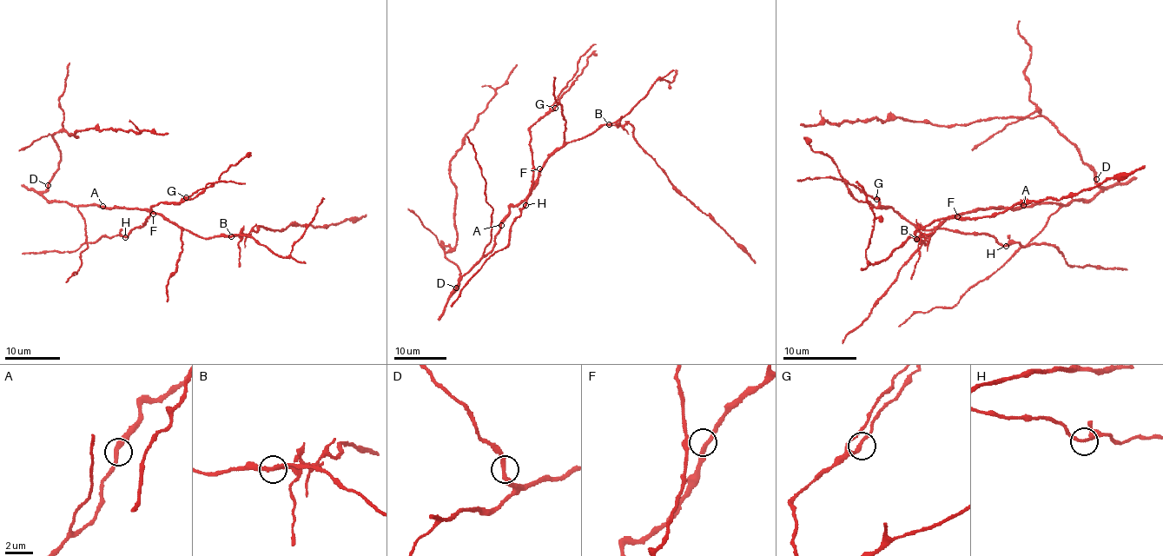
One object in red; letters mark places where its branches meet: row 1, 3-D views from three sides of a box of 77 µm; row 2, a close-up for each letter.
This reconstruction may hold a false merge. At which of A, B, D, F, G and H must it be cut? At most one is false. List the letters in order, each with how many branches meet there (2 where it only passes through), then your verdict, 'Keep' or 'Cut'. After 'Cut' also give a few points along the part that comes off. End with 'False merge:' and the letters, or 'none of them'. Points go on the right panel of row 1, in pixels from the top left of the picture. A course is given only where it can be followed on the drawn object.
A: Branches: 2. Keep
B: Branches: 2. Cut. Course of the part to remove: (917, 240), (927, 224), (1004, 213), (1014, 203), (1073, 196), (1107, 179), (1127, 177), (1145, 165)
D: Branches: 2. Keep
F: Branches: 2. Keep
G: Branches: 2. Keep
H: Branches: 2. Keep
False merge: B

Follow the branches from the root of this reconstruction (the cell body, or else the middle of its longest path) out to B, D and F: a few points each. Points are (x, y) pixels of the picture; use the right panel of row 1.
B: (1023, 208), (991, 206), (949, 215), (929, 236), (927, 243), (917, 240)
D: (1023, 208), (1032, 208), (1038, 202), (1067, 206), (1074, 200), (1089, 200), (1100, 190), (1096, 179)
F: (1023, 208), (991, 206), (957, 216)

